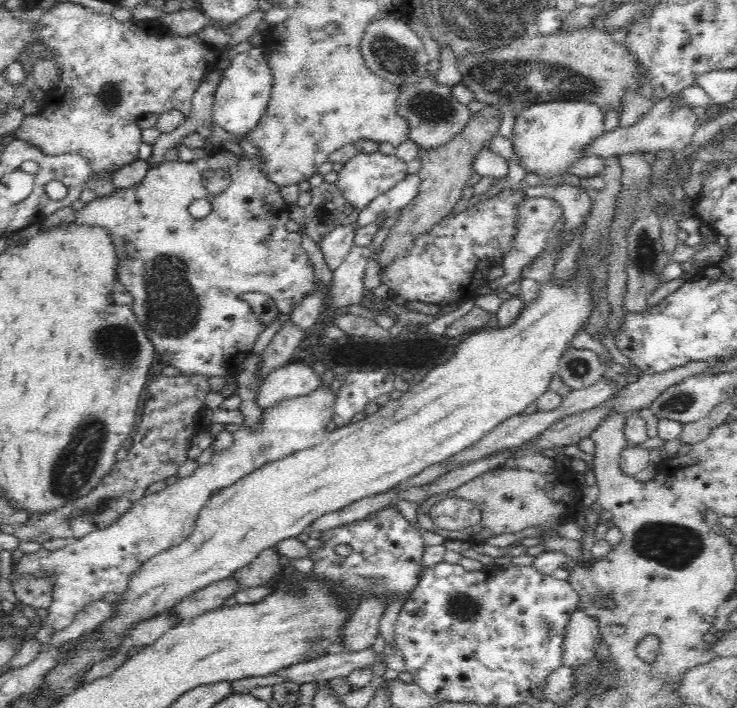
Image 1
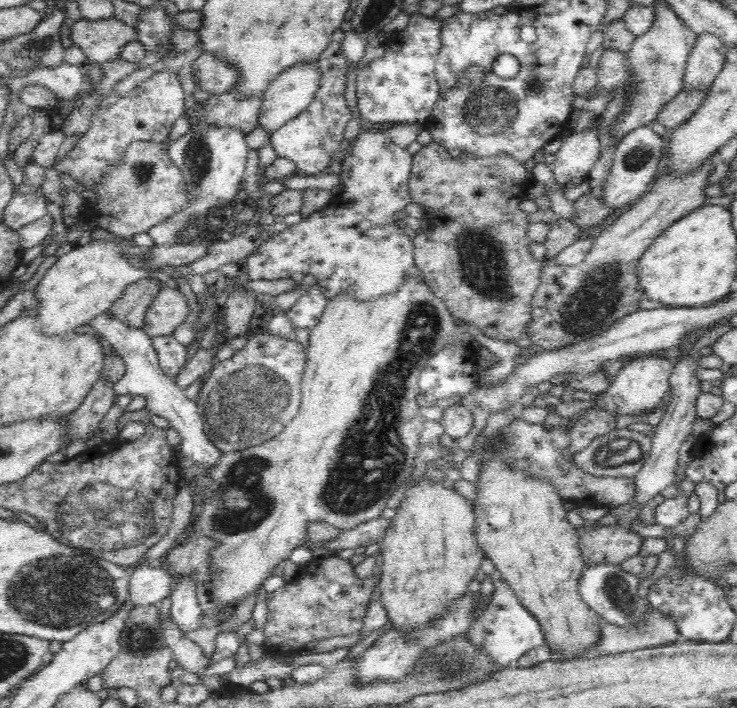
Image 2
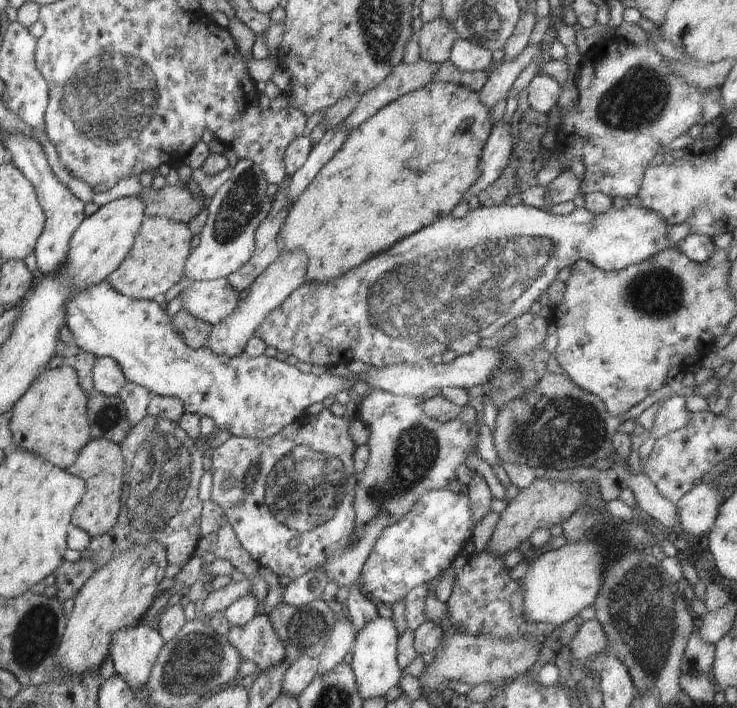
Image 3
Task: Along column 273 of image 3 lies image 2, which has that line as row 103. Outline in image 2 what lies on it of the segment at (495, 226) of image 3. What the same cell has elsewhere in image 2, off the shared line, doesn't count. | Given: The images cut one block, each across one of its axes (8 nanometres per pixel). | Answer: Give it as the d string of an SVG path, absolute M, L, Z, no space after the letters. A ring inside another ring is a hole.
M333 40L319 56L318 62L322 77L314 100L304 112L274 131L269 140L277 156L294 161L298 173L304 175L320 175L328 171L331 159L341 153L345 128L351 120L351 111L344 97L348 72L348 59L344 55L344 48Z

